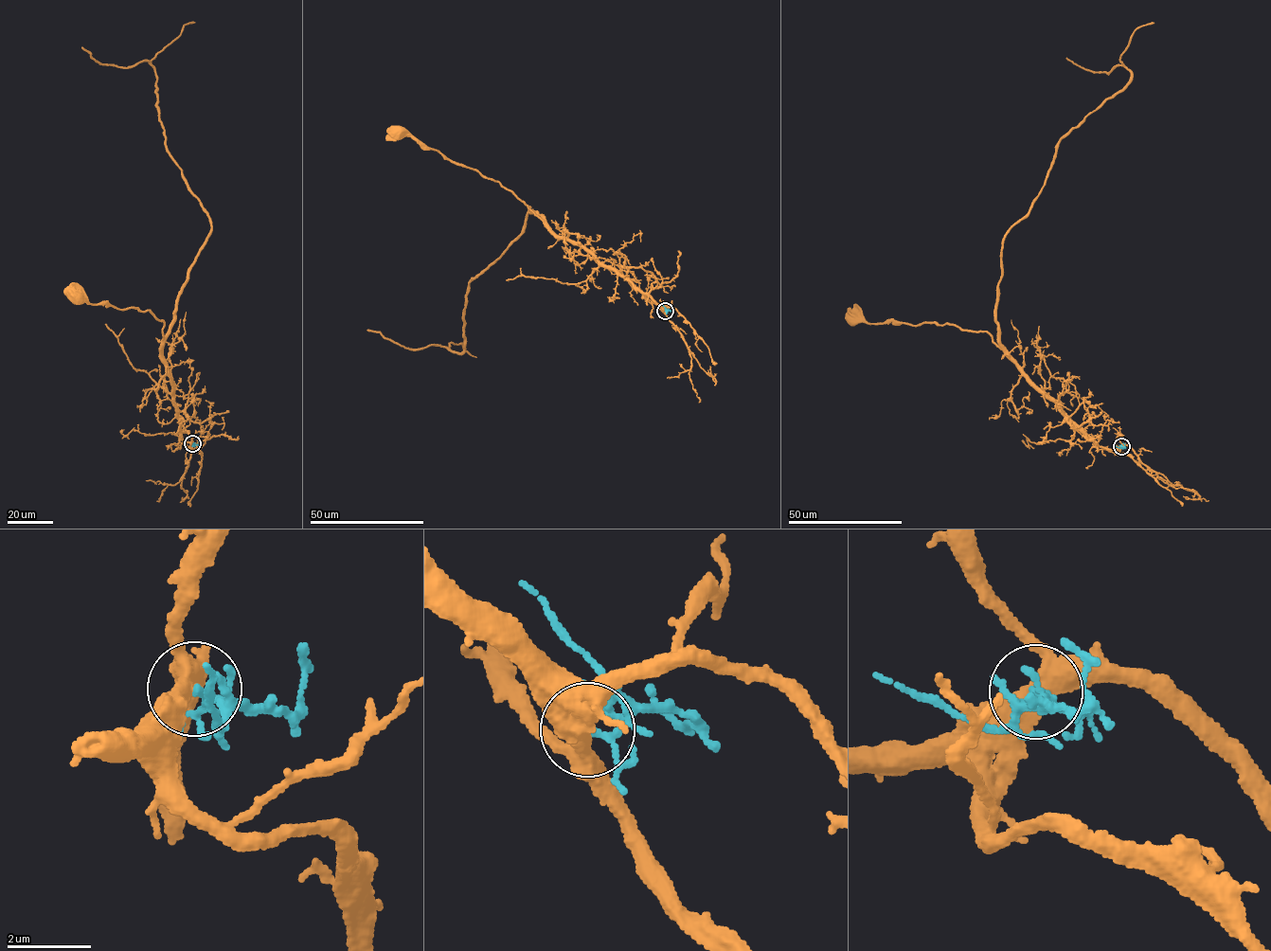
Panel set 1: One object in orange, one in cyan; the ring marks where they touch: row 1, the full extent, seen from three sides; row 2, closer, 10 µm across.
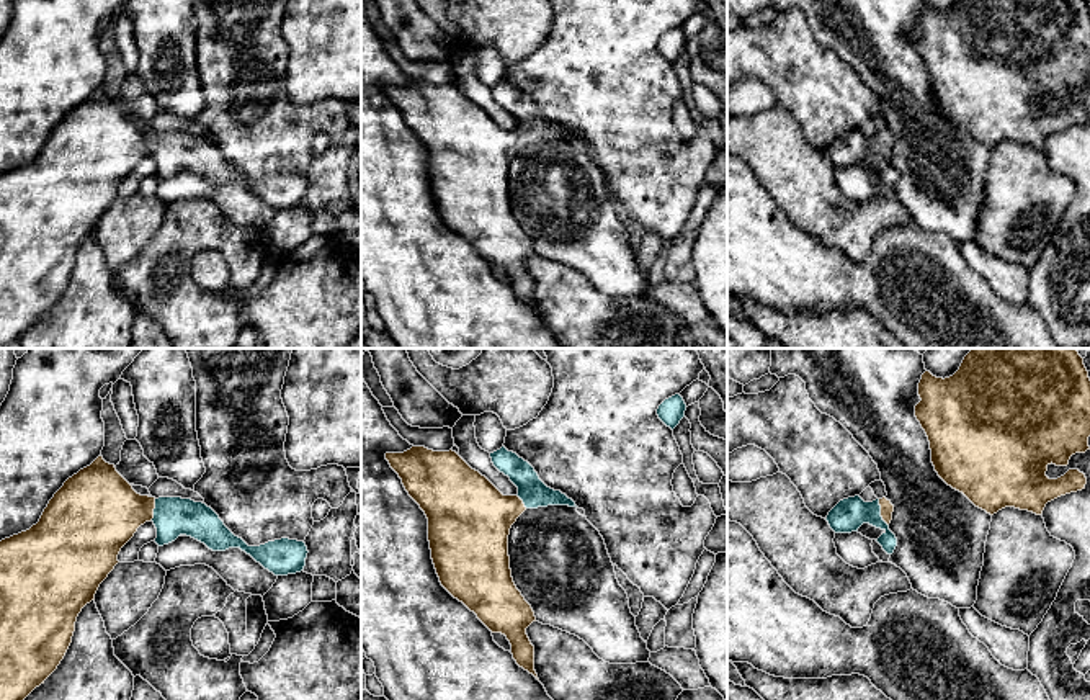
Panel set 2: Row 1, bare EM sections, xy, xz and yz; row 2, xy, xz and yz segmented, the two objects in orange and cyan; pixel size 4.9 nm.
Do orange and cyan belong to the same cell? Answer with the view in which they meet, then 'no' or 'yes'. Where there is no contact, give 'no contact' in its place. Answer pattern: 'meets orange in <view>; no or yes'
meets orange in yz; yes

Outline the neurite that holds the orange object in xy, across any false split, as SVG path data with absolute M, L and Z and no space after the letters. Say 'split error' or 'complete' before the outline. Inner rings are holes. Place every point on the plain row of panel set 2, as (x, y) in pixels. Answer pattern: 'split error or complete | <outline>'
split error | M98 90L64 116L36 159L0 175L0 348L18 342L57 303L72 276L78 247L95 234L100 218L119 196L121 182L150 154L159 180L186 168L212 185L240 182L275 209L296 208L306 200L304 175L281 172L248 180L206 137L141 129L114 98Z

